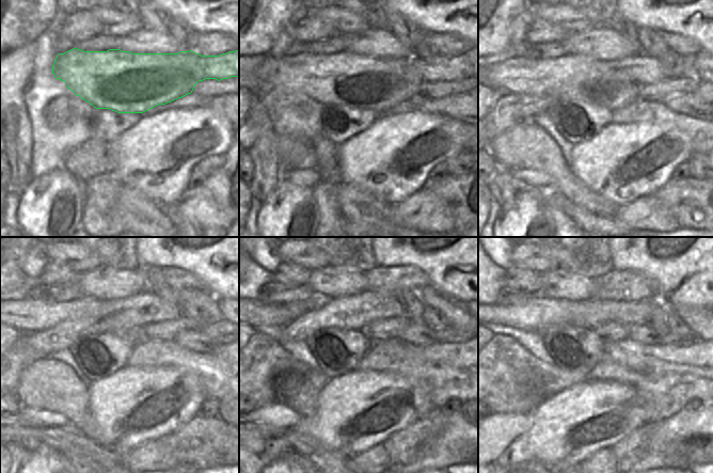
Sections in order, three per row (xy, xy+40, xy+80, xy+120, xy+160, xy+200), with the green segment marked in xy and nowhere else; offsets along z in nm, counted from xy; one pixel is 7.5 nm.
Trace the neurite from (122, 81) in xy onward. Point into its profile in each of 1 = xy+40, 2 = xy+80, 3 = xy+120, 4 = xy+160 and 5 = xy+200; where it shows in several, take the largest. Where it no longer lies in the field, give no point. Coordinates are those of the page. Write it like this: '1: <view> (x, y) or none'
1: xy+40 (349, 79)
2: xy+80 (580, 77)
3: xy+120 (33, 315)
4: xy+160 (260, 315)
5: xy+200 (500, 305)

